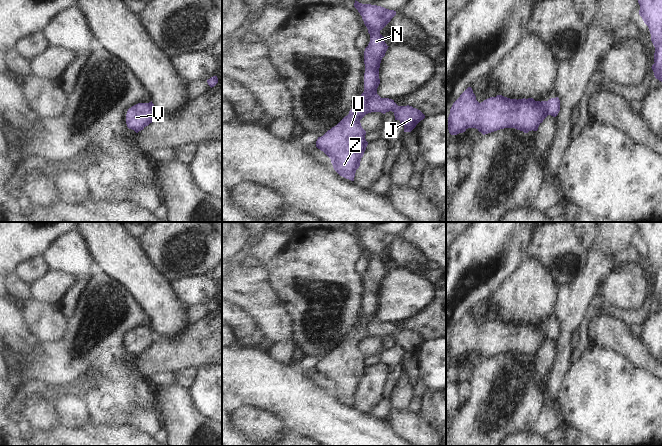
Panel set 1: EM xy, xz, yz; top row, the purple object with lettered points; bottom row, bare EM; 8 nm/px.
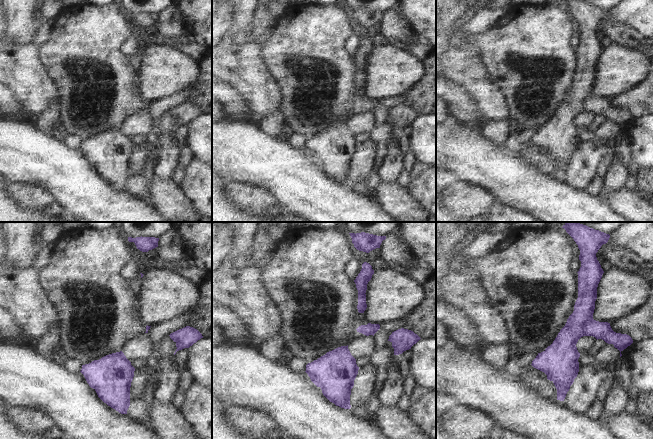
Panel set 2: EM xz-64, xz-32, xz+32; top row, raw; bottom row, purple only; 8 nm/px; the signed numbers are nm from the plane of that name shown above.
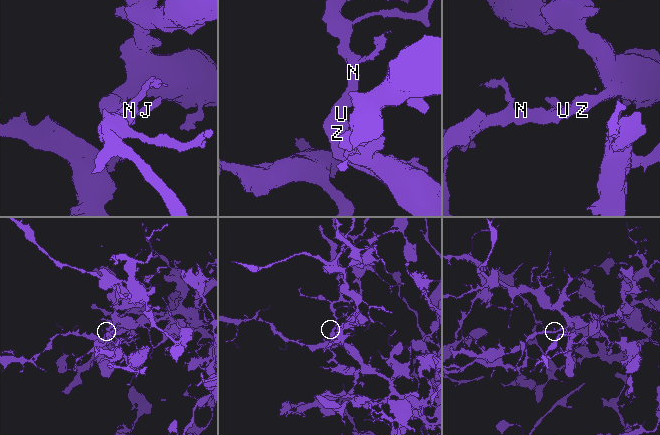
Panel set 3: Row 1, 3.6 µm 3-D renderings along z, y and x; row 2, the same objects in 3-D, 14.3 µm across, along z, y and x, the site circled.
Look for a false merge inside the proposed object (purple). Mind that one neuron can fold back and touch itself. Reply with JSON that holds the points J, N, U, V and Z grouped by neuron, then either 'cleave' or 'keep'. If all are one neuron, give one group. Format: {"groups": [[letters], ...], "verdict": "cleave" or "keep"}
{"groups": [["J"], ["N", "U", "V", "Z"]], "verdict": "cleave"}

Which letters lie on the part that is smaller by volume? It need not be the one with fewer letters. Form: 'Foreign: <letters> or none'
Foreign: J

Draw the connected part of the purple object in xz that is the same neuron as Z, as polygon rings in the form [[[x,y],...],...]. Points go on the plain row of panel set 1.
[[[355,224],[358,234],[370,258],[370,266],[364,275],[364,316],[361,327],[353,331],[336,350],[318,361],[316,371],[330,383],[334,394],[342,401],[354,405],[368,366],[360,344],[367,338],[366,324],[377,318],[380,308],[379,292],[388,273],[380,255],[396,239],[396,235],[381,230],[362,228]]]

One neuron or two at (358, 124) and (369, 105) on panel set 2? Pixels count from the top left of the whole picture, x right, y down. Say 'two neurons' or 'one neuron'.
two neurons

